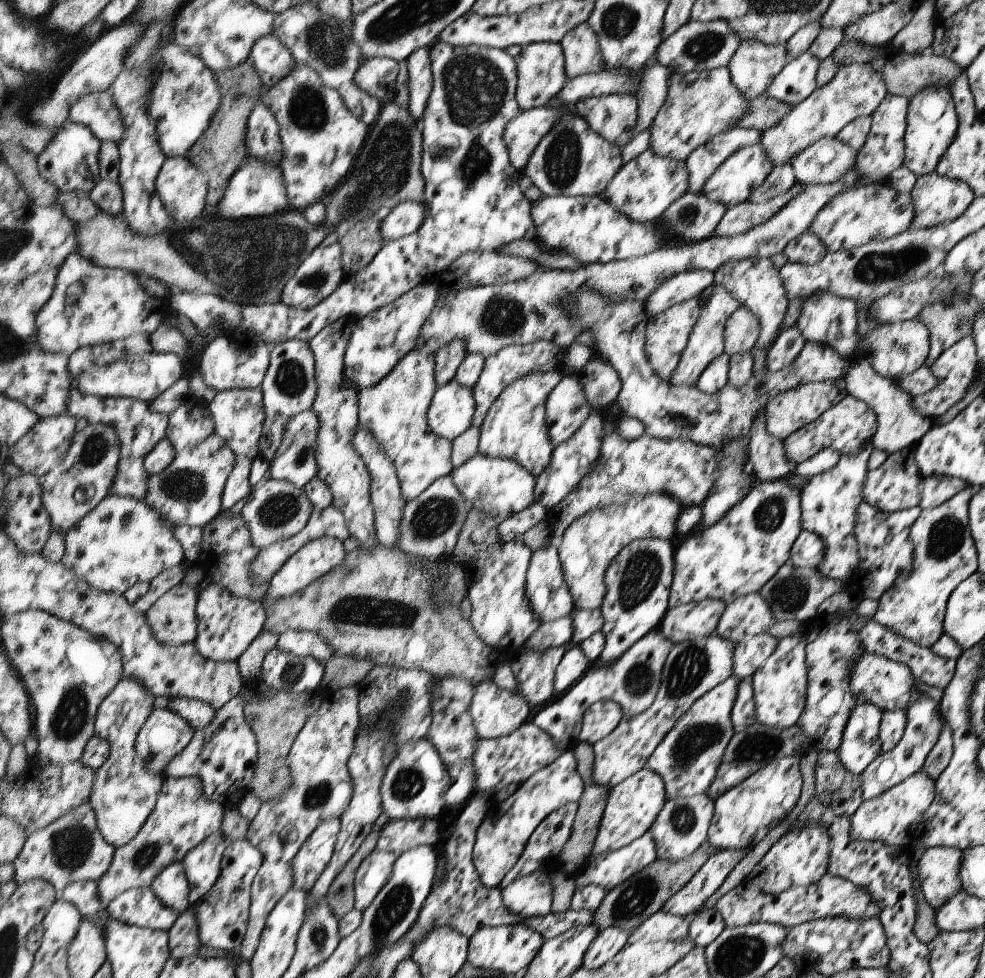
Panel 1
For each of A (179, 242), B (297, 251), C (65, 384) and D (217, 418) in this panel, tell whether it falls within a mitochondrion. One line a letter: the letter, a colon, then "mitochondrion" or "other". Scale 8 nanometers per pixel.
A: mitochondrion
B: mitochondrion
C: other
D: other

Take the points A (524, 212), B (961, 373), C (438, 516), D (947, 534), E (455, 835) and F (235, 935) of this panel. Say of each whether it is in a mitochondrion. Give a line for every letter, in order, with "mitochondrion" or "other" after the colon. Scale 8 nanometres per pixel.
A: other
B: other
C: mitochondrion
D: mitochondrion
E: other
F: other

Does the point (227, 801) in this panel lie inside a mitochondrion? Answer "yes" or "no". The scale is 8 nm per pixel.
no

